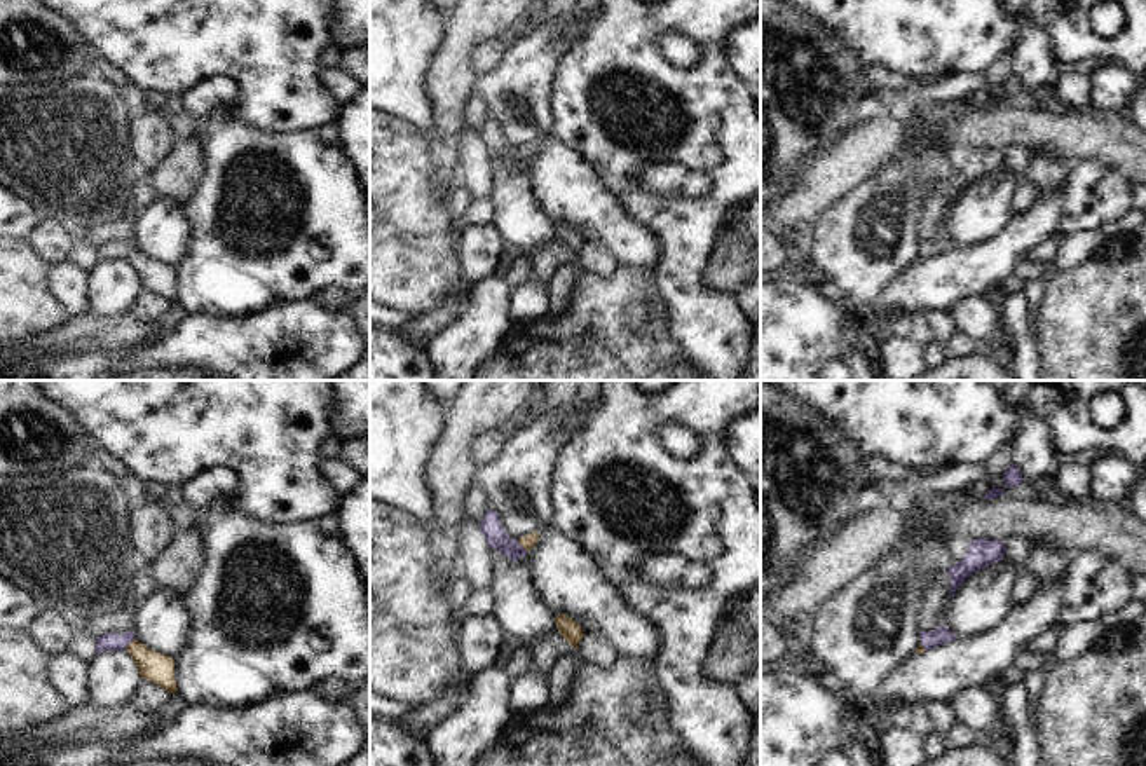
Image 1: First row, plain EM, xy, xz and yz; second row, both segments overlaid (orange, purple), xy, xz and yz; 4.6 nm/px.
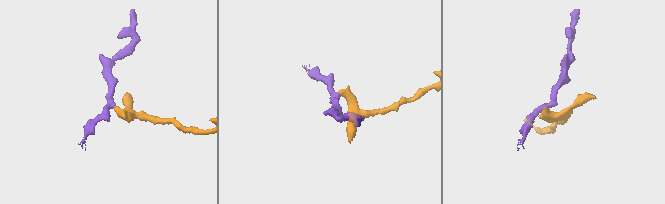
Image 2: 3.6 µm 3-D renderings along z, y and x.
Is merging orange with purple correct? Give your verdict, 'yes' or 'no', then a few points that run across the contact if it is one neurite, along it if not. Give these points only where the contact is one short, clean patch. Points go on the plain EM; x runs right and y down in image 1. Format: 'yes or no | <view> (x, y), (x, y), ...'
yes | xy (159, 278), (129, 253), (109, 250)

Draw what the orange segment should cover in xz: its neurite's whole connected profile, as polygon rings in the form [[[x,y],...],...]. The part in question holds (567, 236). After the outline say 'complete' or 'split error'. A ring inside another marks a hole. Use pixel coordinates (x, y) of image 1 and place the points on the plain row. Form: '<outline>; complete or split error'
[[[560,223],[555,227],[555,234],[560,241],[560,244],[574,256],[577,258],[577,253],[583,250],[583,239],[581,236],[569,225]]]; complete

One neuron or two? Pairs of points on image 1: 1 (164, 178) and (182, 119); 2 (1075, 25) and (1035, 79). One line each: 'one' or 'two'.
1: one
2: two

